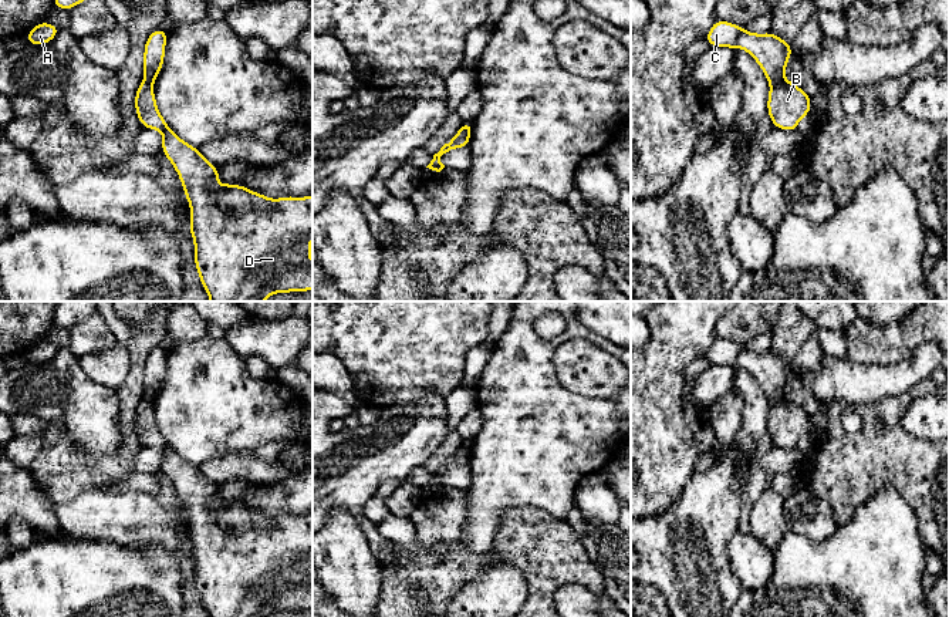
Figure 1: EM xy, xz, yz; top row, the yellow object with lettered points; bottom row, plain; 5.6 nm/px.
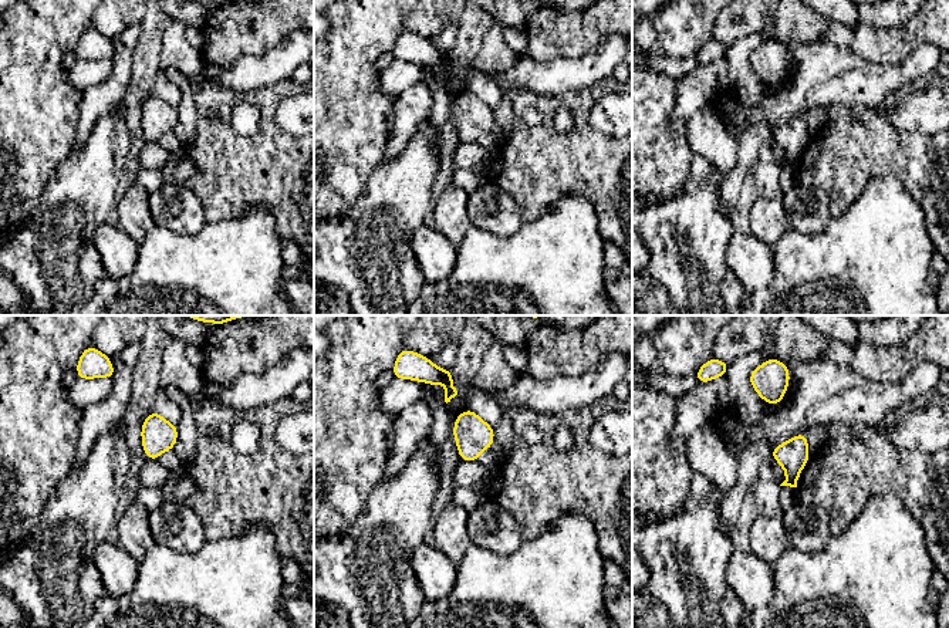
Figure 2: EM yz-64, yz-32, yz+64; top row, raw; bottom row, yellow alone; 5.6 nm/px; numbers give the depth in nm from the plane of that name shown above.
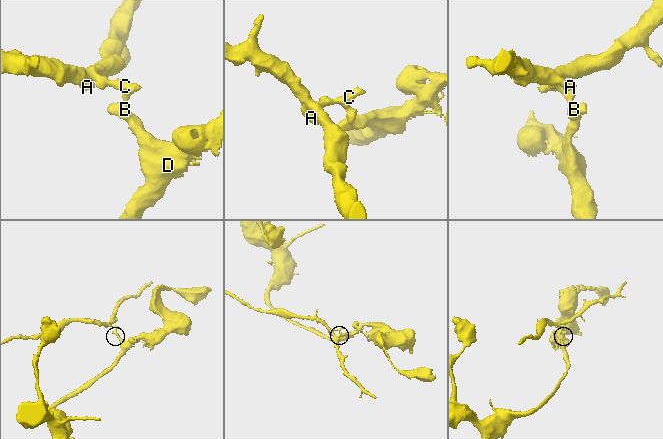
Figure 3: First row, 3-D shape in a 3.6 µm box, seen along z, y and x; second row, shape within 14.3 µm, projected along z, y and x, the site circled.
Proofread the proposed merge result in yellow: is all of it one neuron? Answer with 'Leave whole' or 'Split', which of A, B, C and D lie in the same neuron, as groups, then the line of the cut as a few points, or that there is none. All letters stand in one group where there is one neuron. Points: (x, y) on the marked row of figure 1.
Split. Groups: A C / B D. Split along yz (783, 77), (772, 86)

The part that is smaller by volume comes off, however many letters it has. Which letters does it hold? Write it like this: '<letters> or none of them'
A, C

